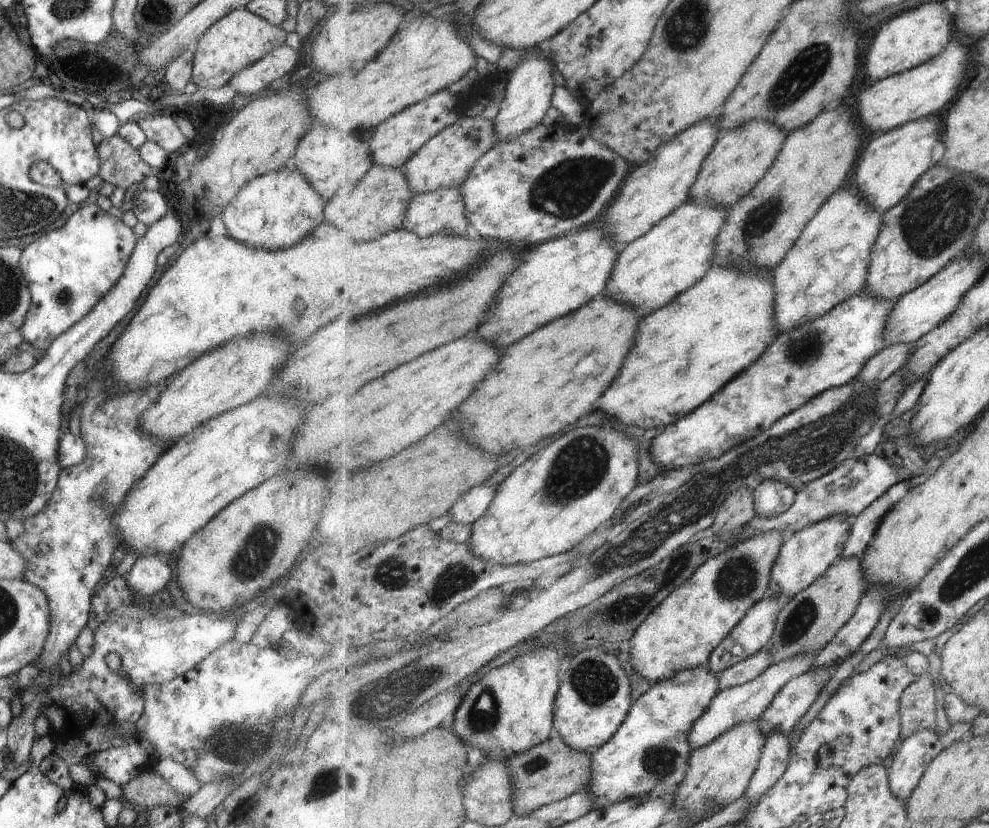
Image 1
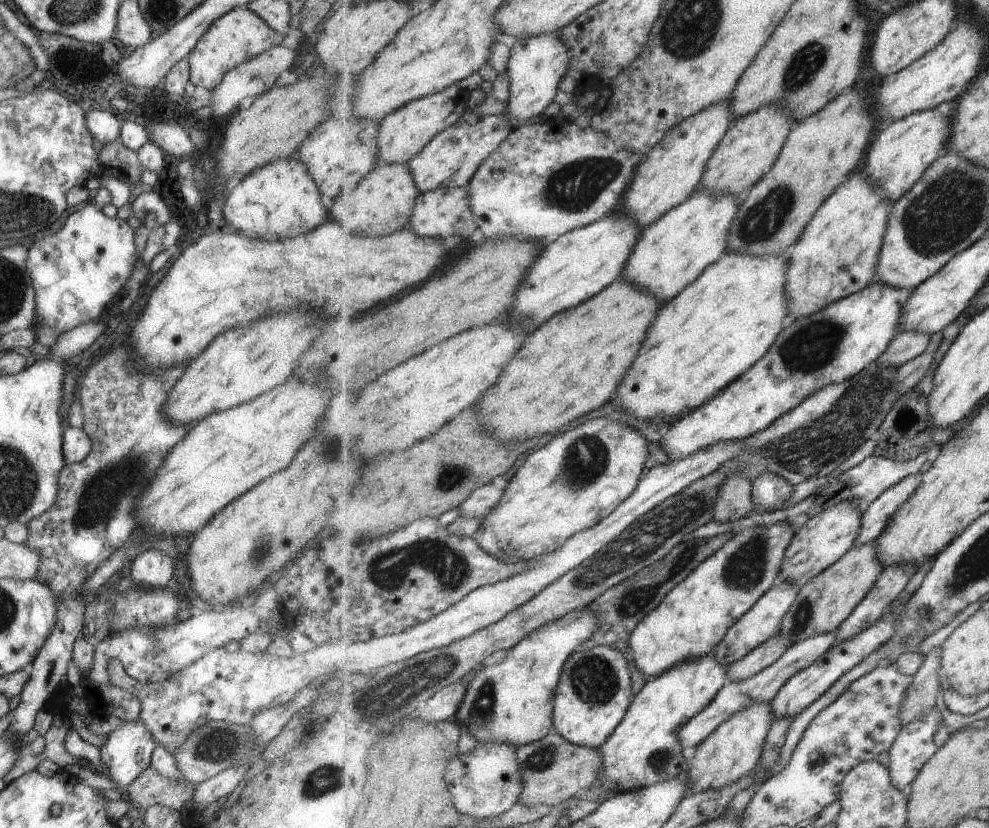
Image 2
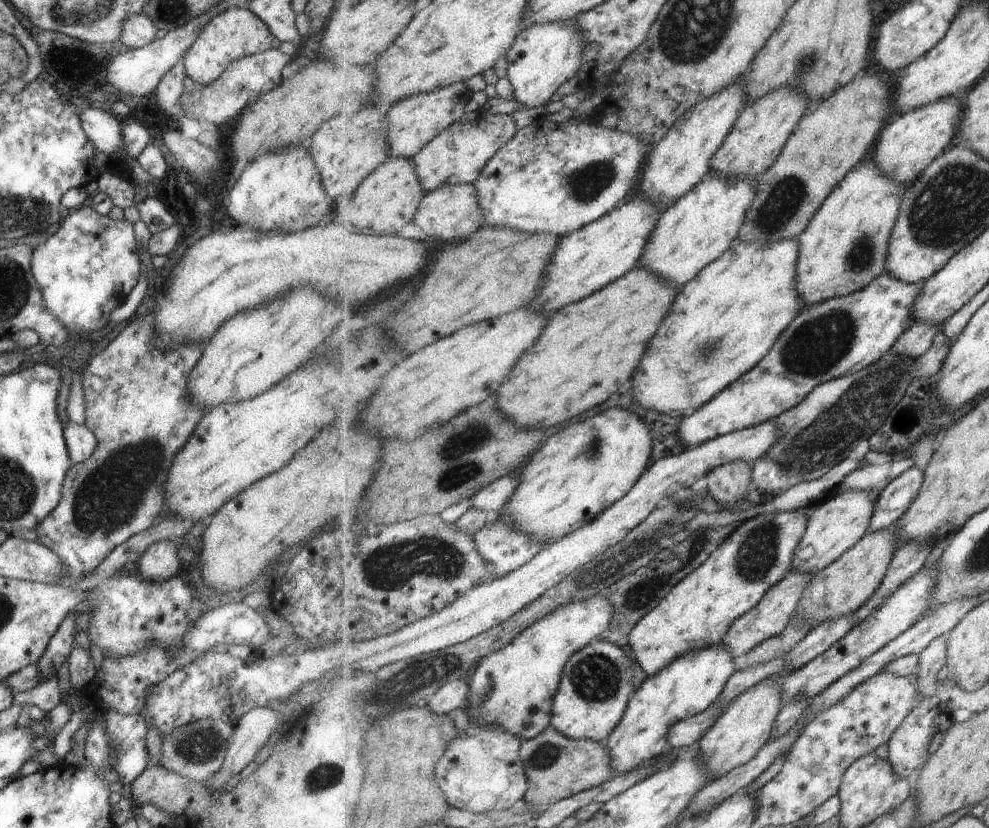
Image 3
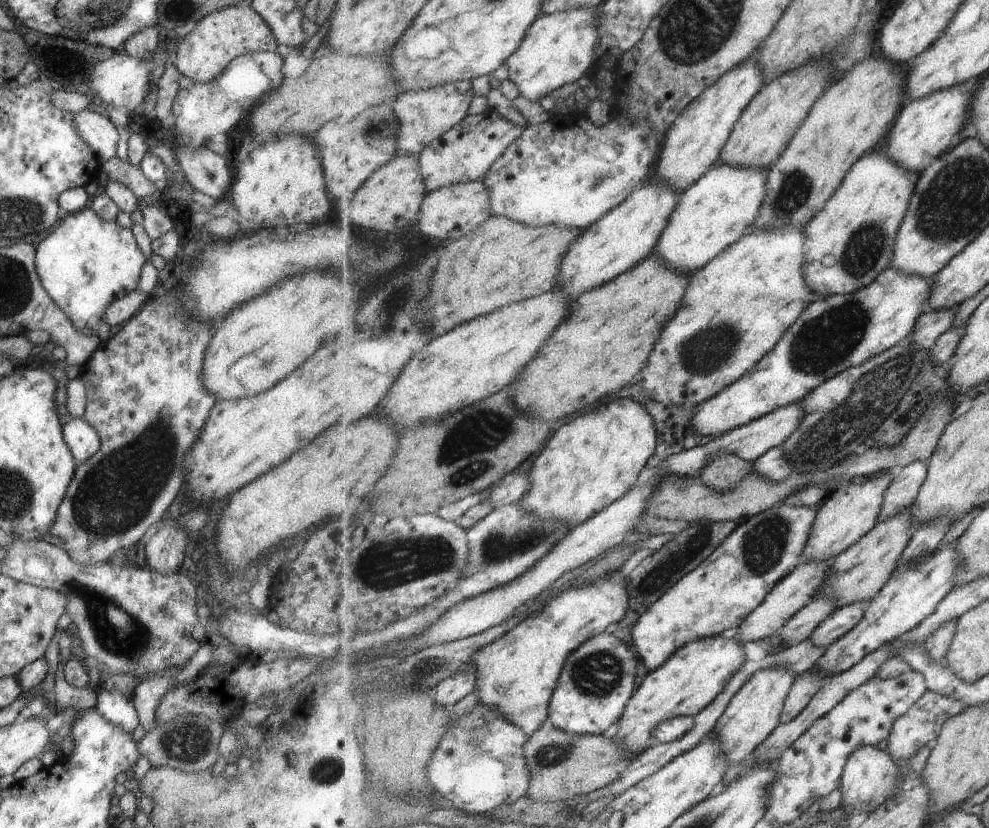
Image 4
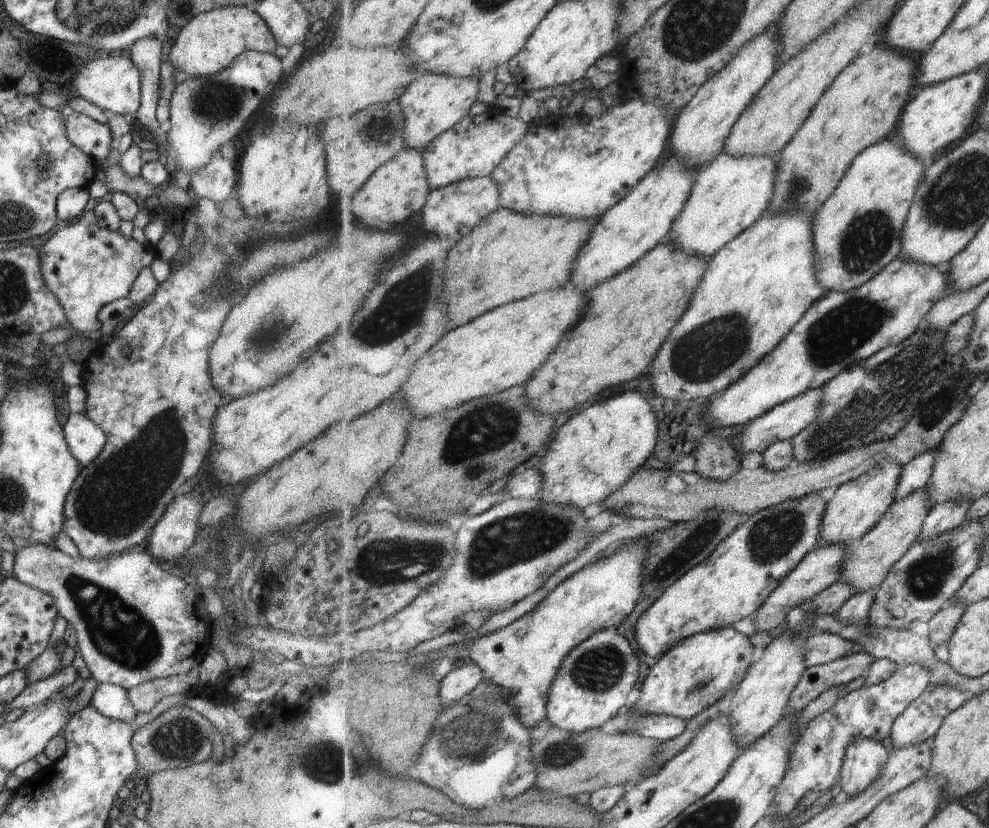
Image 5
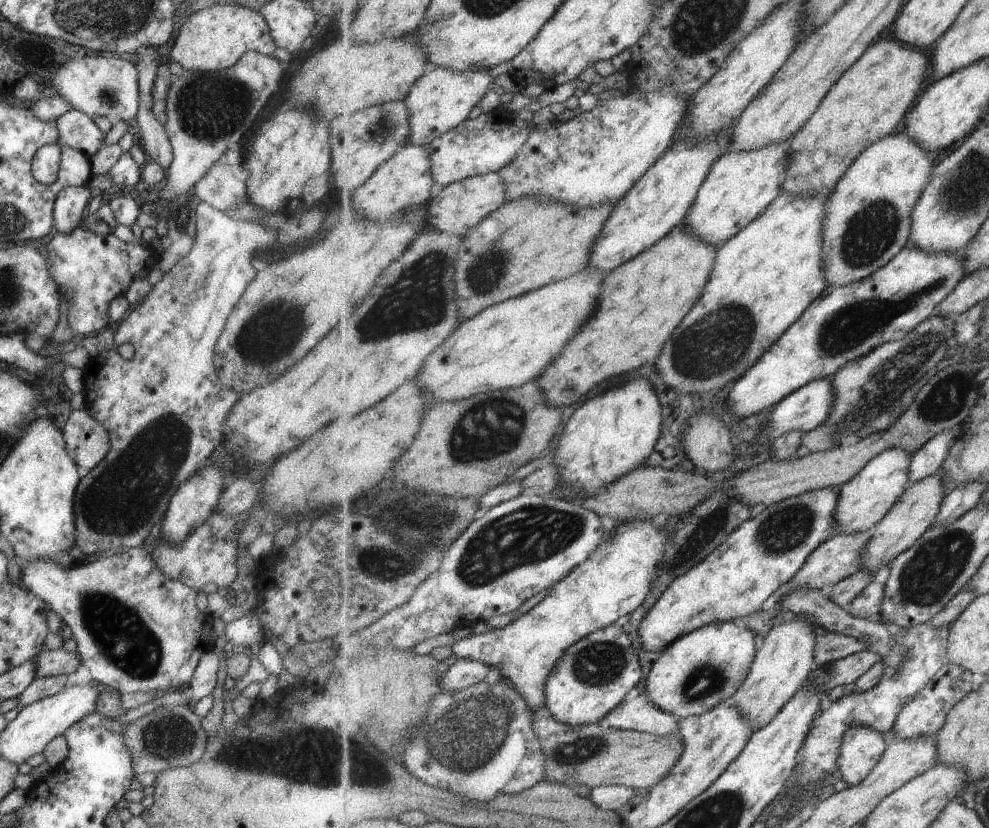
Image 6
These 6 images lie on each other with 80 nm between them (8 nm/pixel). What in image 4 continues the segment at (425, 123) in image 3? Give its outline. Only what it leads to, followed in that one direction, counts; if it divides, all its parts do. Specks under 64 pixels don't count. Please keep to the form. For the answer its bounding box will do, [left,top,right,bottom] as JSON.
[393,81,475,155]

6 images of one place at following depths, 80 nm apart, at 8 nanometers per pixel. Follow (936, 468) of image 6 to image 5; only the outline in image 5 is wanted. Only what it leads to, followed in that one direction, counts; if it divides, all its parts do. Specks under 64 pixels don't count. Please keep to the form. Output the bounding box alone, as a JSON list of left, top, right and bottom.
[894,450,936,502]

